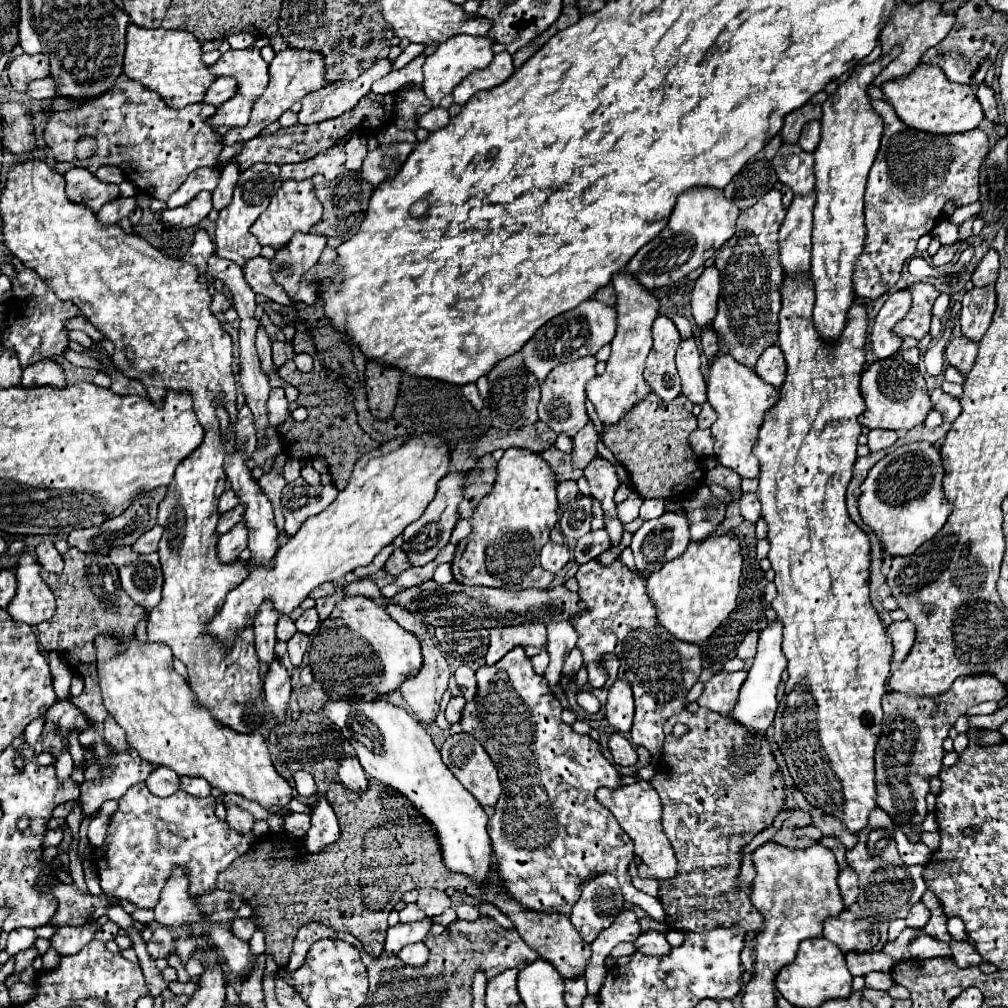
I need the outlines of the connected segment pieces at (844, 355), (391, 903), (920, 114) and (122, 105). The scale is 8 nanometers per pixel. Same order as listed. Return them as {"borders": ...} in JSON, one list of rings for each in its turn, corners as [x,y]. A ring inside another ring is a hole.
{"borders":[[[[787,279],[781,287],[781,313],[779,313],[779,347],[785,355],[787,361],[787,377],[785,383],[779,389],[779,401],[775,403],[775,407],[767,409],[763,425],[759,429],[759,439],[753,447],[755,457],[759,459],[759,487],[757,487],[757,497],[763,505],[763,519],[769,525],[769,543],[771,543],[771,551],[769,551],[769,561],[773,565],[775,571],[775,585],[777,585],[777,597],[773,599],[771,607],[777,613],[777,619],[783,623],[783,653],[789,661],[787,671],[789,671],[789,679],[785,683],[785,697],[783,703],[779,703],[777,715],[775,715],[775,733],[773,733],[773,741],[779,745],[779,751],[787,763],[787,769],[795,781],[795,787],[805,795],[805,799],[819,811],[837,817],[851,833],[859,833],[861,829],[867,827],[869,821],[869,813],[877,807],[877,785],[875,785],[875,747],[881,735],[881,721],[883,721],[883,709],[881,709],[881,699],[887,693],[887,679],[889,679],[889,671],[891,671],[891,655],[893,655],[893,645],[891,639],[885,633],[885,627],[881,625],[881,619],[877,615],[877,611],[871,605],[869,599],[869,539],[867,535],[849,519],[847,509],[845,509],[845,489],[851,481],[851,473],[853,473],[853,465],[857,459],[857,439],[861,435],[861,425],[857,421],[857,417],[865,411],[865,401],[859,393],[859,377],[863,371],[863,363],[865,363],[865,351],[863,351],[863,343],[865,343],[865,335],[867,335],[867,315],[865,315],[865,307],[861,305],[861,301],[855,301],[855,307],[851,309],[851,315],[847,317],[847,327],[843,329],[843,335],[839,339],[839,343],[835,345],[827,345],[819,339],[819,335],[813,329],[813,319],[811,319],[811,311],[813,311],[813,303],[815,303],[815,293],[813,293],[813,283],[811,279],[807,279],[807,283],[803,283],[803,279]]],[[[267,835],[259,839],[245,855],[235,859],[223,875],[219,875],[217,889],[235,891],[243,901],[253,907],[253,917],[265,927],[267,949],[275,955],[279,967],[289,963],[291,947],[301,925],[321,923],[335,931],[355,935],[363,949],[379,957],[385,943],[387,915],[401,901],[403,895],[395,895],[395,875],[371,875],[367,869],[355,863],[343,863],[343,855],[331,855],[331,867],[323,853],[307,859],[307,871],[299,867],[303,863],[303,841],[297,841],[293,849],[275,849],[271,841],[279,837]]],[[[919,63],[917,69],[907,75],[899,77],[897,81],[883,83],[883,95],[885,101],[893,107],[895,115],[911,129],[933,133],[933,135],[951,135],[951,133],[965,133],[975,129],[981,119],[983,111],[979,107],[979,101],[975,99],[973,89],[967,89],[965,85],[951,83],[941,67]]],[[[123,74],[117,80],[113,90],[87,103],[87,107],[51,115],[43,131],[45,143],[51,147],[59,163],[67,161],[91,173],[103,165],[119,167],[125,179],[139,191],[167,201],[167,195],[177,191],[191,171],[199,167],[213,167],[217,163],[219,133],[207,123],[207,119],[215,113],[215,107],[195,103],[175,109],[169,107],[159,93],[147,91],[138,81],[127,79]],[[85,133],[97,137],[97,153],[79,161],[73,153],[73,143]]]]}

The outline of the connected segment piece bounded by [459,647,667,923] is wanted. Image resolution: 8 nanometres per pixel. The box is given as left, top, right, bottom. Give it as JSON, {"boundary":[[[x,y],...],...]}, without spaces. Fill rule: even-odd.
{"boundary":[[[523,647],[511,649],[495,665],[479,667],[475,677],[477,695],[467,701],[459,723],[465,733],[475,735],[483,743],[483,749],[497,767],[499,781],[503,785],[503,793],[495,805],[495,815],[489,819],[487,831],[493,839],[493,867],[503,883],[505,893],[529,911],[569,915],[573,903],[577,903],[581,895],[581,887],[601,873],[611,873],[617,877],[625,901],[641,907],[655,921],[665,923],[667,913],[661,901],[633,887],[629,863],[635,859],[635,845],[631,837],[619,827],[611,813],[605,813],[605,807],[595,797],[597,789],[601,787],[621,787],[621,775],[603,757],[599,743],[589,735],[575,733],[571,725],[561,721],[561,703],[551,693],[547,679],[533,671]]]}

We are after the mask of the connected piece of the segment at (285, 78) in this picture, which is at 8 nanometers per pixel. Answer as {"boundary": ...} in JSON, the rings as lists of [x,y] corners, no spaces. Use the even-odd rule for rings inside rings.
{"boundary":[[[287,47],[285,51],[277,53],[275,59],[269,63],[269,85],[265,89],[265,93],[255,101],[253,111],[251,111],[251,121],[245,127],[235,127],[229,129],[223,135],[223,143],[231,145],[235,141],[249,141],[253,137],[259,135],[259,131],[263,127],[267,127],[269,123],[277,121],[281,113],[289,111],[291,105],[299,99],[303,99],[303,95],[319,89],[325,85],[325,57],[321,55],[321,51],[307,51],[307,49],[295,49],[295,47]]]}

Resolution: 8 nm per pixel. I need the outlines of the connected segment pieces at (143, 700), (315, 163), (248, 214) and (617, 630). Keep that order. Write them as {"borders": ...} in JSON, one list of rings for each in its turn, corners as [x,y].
{"borders":[[[[99,633],[95,637],[95,651],[103,705],[125,731],[127,745],[135,749],[141,759],[155,765],[165,765],[179,775],[203,777],[221,793],[229,791],[243,795],[249,801],[257,801],[267,811],[271,811],[271,807],[287,807],[287,803],[293,799],[293,787],[275,771],[265,739],[257,733],[239,735],[237,731],[219,727],[219,723],[215,723],[215,719],[211,719],[211,715],[207,715],[203,707],[195,707],[195,697],[191,695],[187,681],[173,671],[173,653],[165,643],[141,643],[137,635],[121,639],[117,635]]],[[[331,147],[325,153],[319,153],[307,161],[301,161],[295,165],[283,165],[281,179],[283,181],[287,179],[303,181],[303,179],[311,179],[313,175],[321,173],[325,179],[333,181],[343,171],[345,171],[345,151],[343,147]]],[[[255,163],[253,167],[241,171],[229,207],[225,207],[225,209],[219,211],[217,229],[215,229],[215,253],[219,257],[235,261],[237,265],[243,267],[249,259],[253,259],[253,257],[257,257],[261,253],[261,245],[259,245],[257,237],[249,231],[249,227],[267,209],[269,199],[273,197],[273,193],[279,187],[281,187],[281,179],[279,179],[279,167],[277,165]]],[[[621,557],[611,565],[601,565],[599,559],[591,559],[579,565],[575,579],[579,581],[579,597],[585,607],[571,619],[571,625],[579,635],[577,647],[583,653],[585,667],[603,653],[615,653],[619,657],[619,679],[627,679],[635,695],[633,745],[645,747],[653,757],[659,757],[663,747],[663,723],[685,709],[685,695],[701,675],[701,649],[675,639],[667,629],[657,625],[655,609],[645,595],[645,577],[625,567]]]]}

